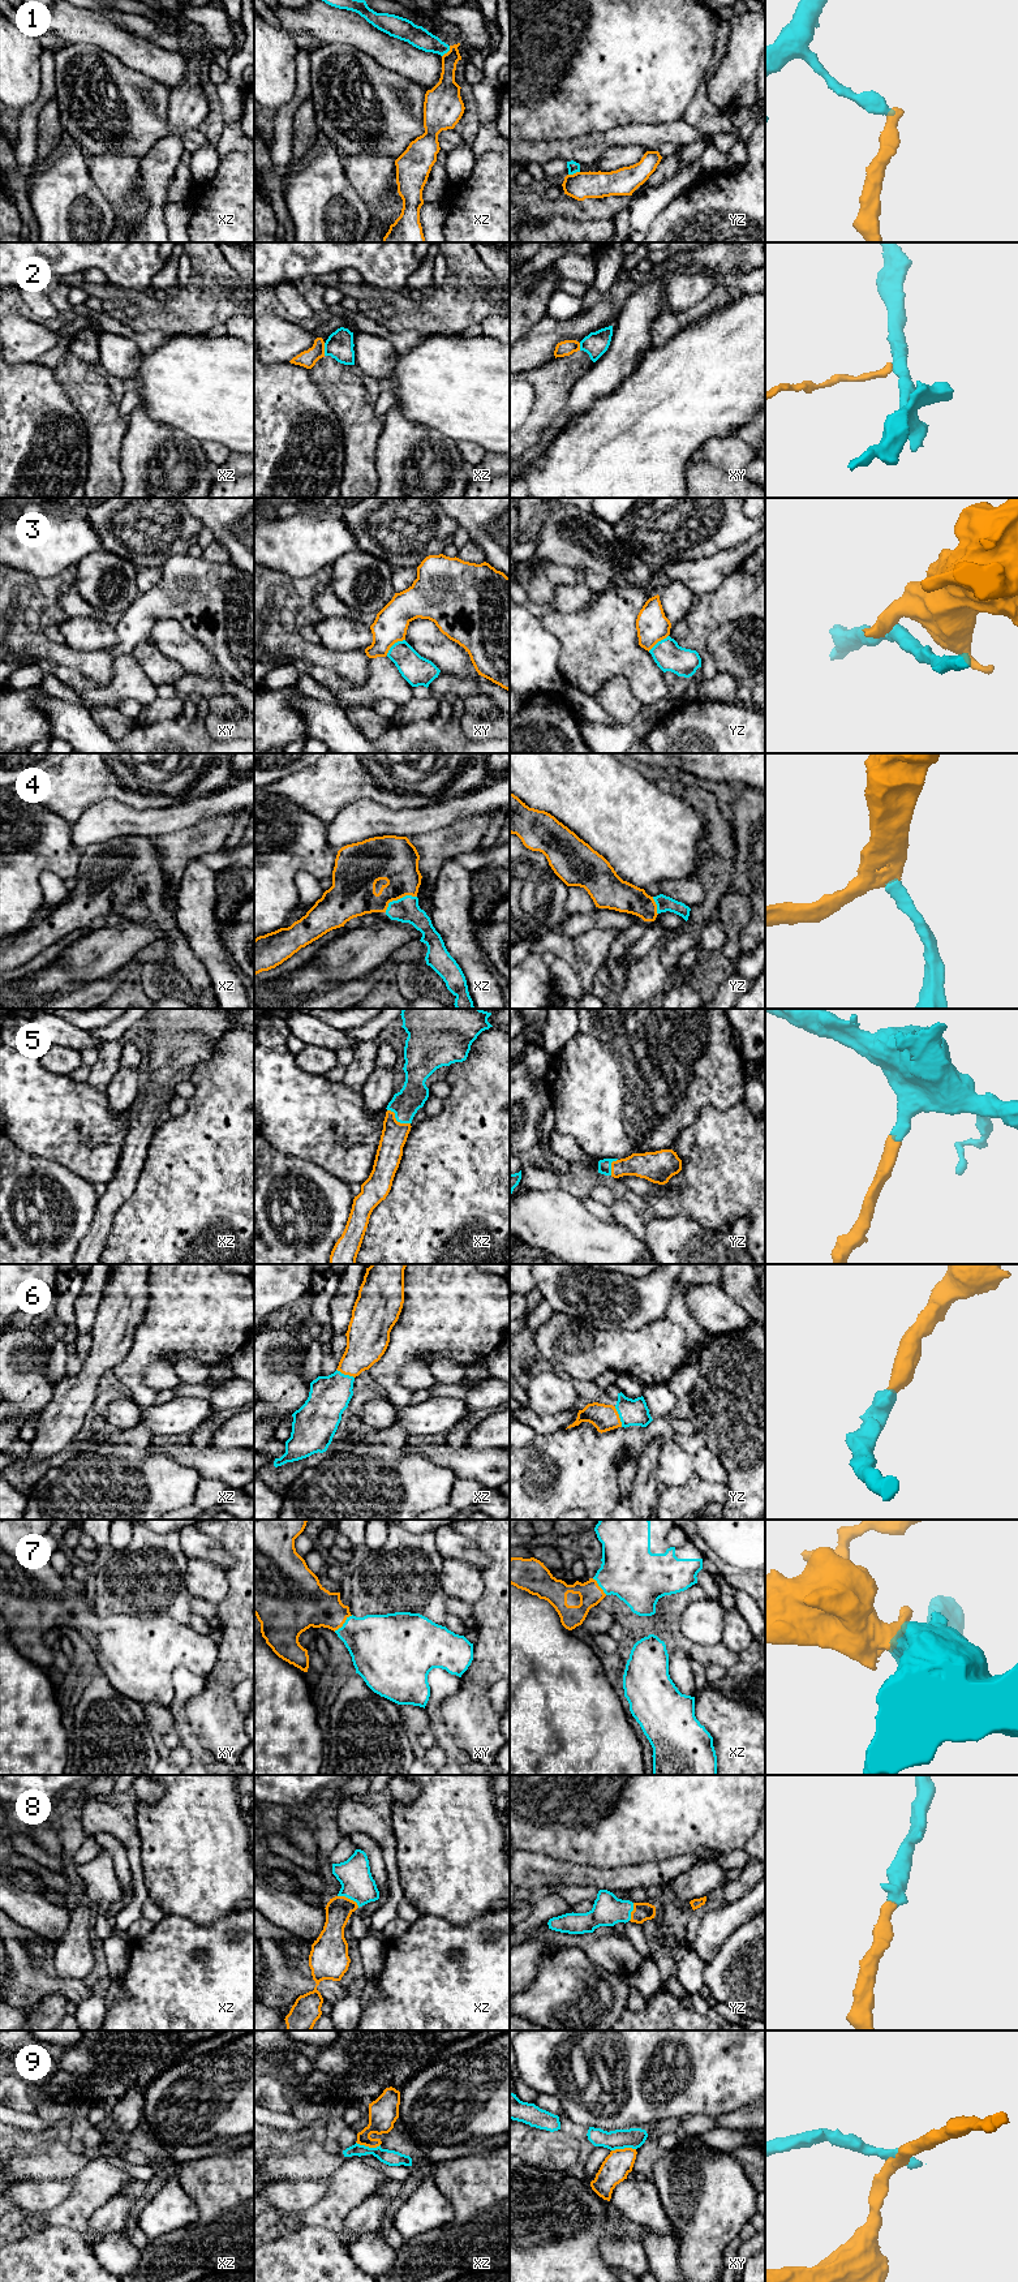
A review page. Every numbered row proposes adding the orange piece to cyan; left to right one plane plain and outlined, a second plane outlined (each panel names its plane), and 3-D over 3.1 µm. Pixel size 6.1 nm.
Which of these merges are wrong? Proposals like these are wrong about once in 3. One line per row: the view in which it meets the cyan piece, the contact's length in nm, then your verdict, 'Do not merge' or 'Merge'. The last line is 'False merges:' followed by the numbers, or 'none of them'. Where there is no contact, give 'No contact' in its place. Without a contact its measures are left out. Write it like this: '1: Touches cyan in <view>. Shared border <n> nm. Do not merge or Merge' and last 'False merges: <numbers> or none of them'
1: Touches cyan in xz. Shared border 90 nm. Do not merge
2: Touches cyan in xz. Shared border 80 nm. Do not merge
3: Touches cyan in xy. Shared border 160 nm. Do not merge
4: Touches cyan in xz. Shared border 220 nm. Merge
5: Touches cyan in xz. Shared border 170 nm. Merge
6: Touches cyan in yz. Shared border 140 nm. Merge
7: Touches cyan in xy. Shared border 160 nm. Merge
8: Touches cyan in xz. Shared border 150 nm. Merge
9: Touches cyan in xz. Shared border 150 nm. Do not merge
False merges: 1, 2, 3, 9

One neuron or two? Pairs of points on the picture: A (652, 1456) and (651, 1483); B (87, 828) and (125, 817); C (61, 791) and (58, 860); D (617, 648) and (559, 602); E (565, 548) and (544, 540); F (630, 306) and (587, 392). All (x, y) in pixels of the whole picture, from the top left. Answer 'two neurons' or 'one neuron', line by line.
A: one neuron
B: one neuron
C: two neurons
D: two neurons
E: one neuron
F: one neuron

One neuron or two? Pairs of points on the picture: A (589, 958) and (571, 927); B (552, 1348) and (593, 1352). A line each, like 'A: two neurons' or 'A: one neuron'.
A: two neurons
B: one neuron

